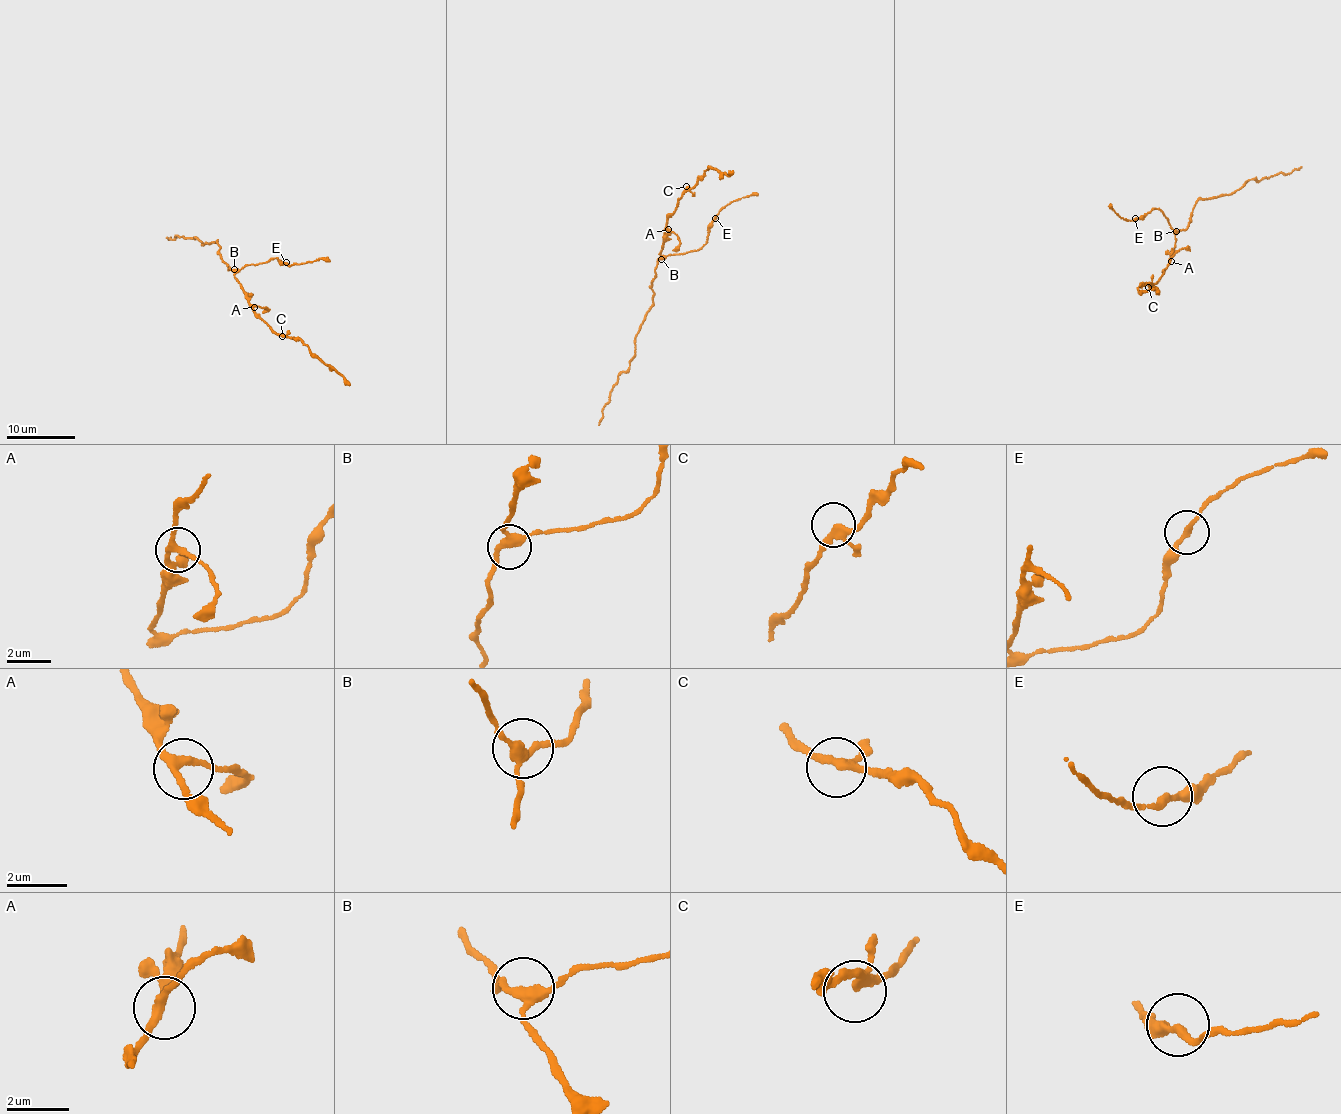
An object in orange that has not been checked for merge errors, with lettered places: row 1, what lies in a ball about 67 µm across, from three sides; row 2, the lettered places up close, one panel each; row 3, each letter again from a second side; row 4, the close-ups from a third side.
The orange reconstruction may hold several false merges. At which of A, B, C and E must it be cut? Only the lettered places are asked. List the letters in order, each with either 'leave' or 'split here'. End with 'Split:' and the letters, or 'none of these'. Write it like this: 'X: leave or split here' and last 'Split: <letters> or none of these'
A: leave
B: leave
C: leave
E: leave
Split: none of these

